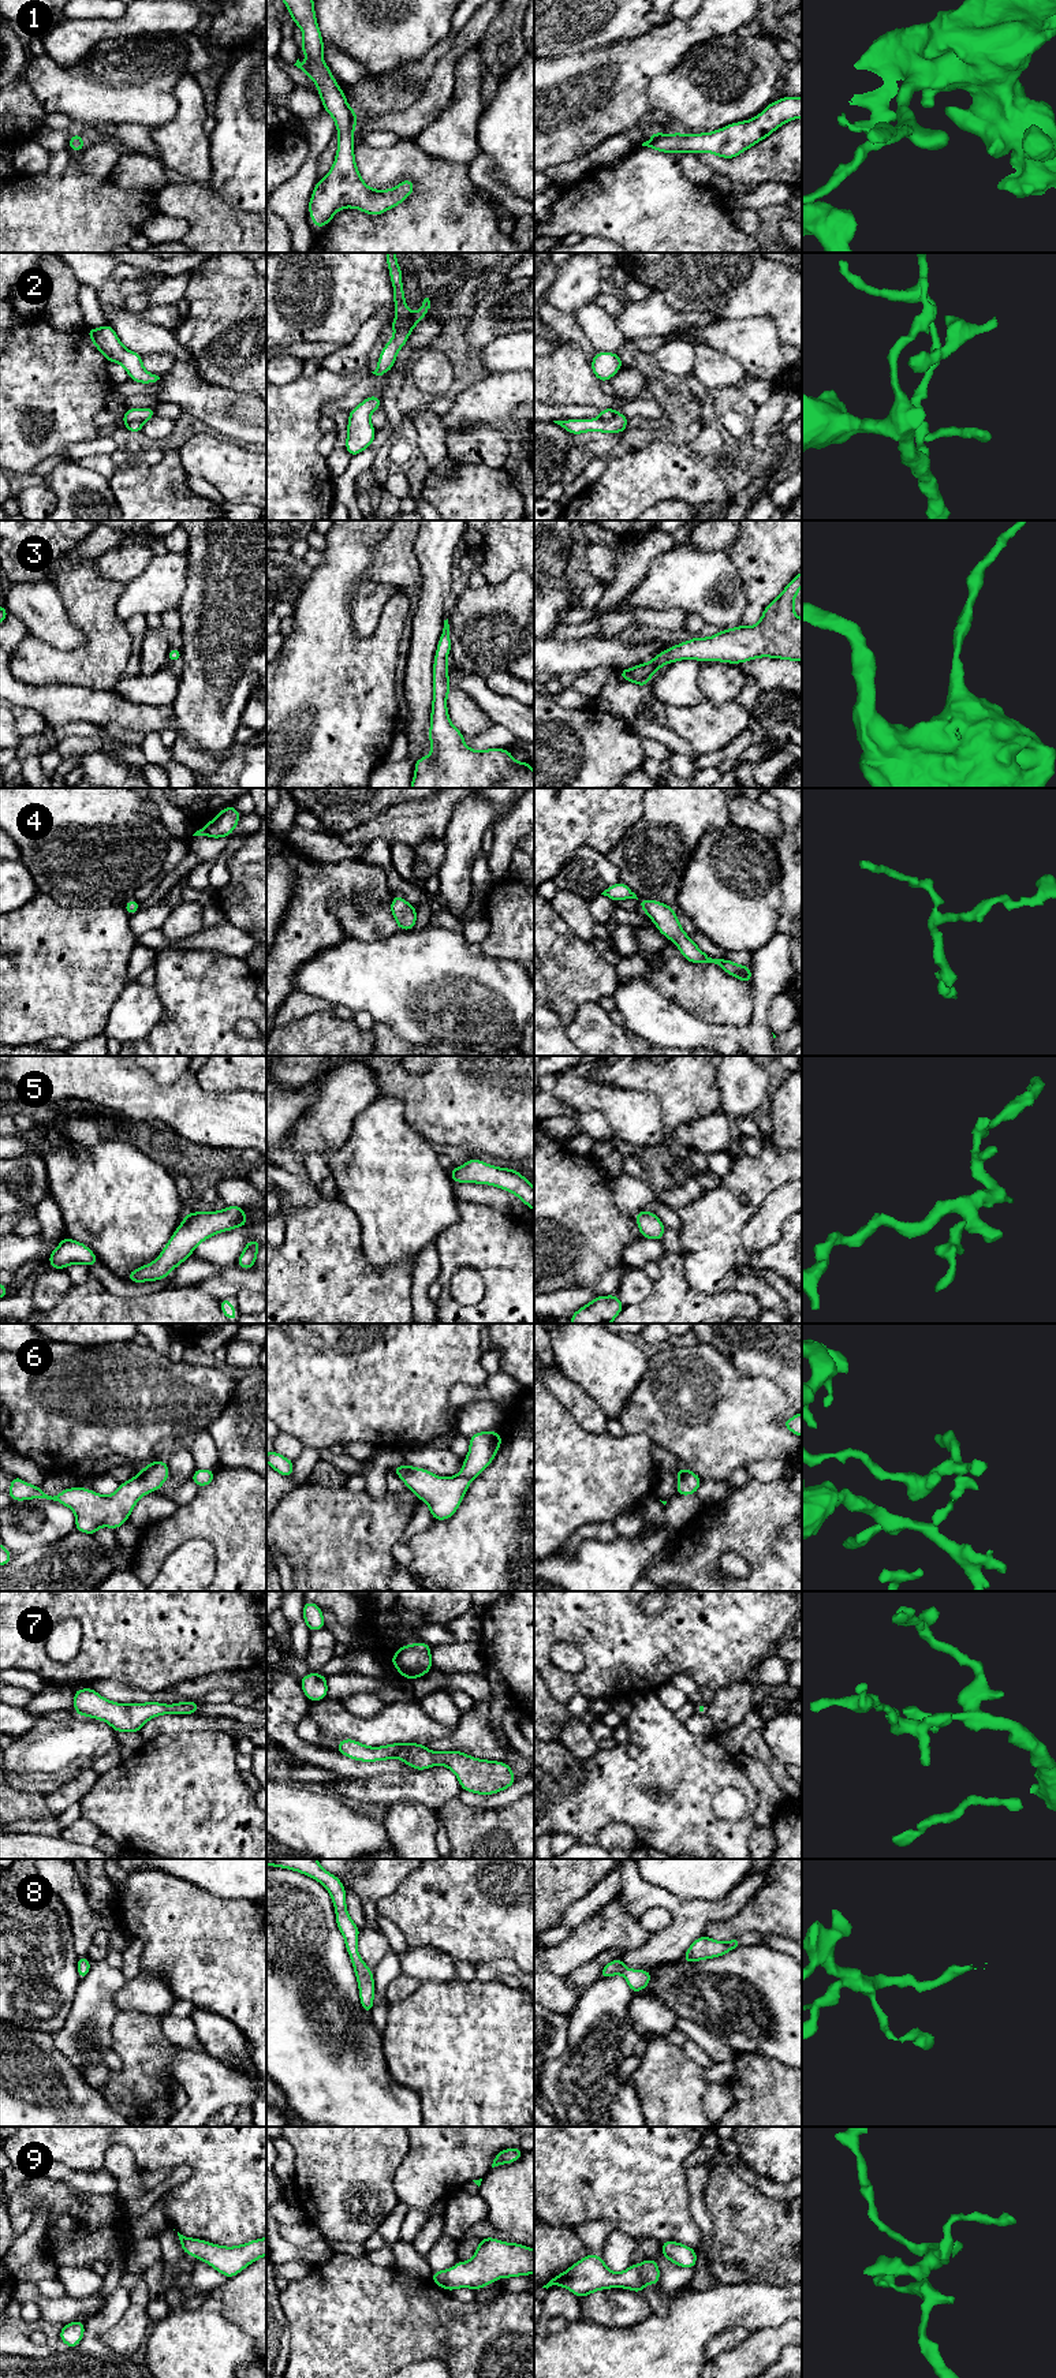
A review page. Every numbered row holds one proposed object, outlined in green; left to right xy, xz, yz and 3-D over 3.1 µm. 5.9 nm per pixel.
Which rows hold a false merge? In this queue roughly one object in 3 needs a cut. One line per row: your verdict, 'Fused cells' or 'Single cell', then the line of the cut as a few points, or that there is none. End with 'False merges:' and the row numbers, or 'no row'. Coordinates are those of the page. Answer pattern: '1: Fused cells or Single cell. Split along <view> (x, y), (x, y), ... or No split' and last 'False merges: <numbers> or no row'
1: Single cell. No split
2: Fused cells. Split along yz (616, 411), (611, 418), (600, 418)
3: Single cell. No split
4: Single cell. No split
5: Single cell. No split
6: Single cell. No split
7: Single cell. No split
8: Single cell. No split
9: Single cell. No split
False merges: 2

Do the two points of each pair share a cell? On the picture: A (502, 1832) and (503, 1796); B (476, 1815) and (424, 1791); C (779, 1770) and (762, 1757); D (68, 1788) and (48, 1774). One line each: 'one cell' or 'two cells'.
A: two cells
B: two cells
C: one cell
D: two cells

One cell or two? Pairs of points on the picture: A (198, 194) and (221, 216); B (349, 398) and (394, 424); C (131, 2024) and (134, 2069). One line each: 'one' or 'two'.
A: one
B: two
C: one

